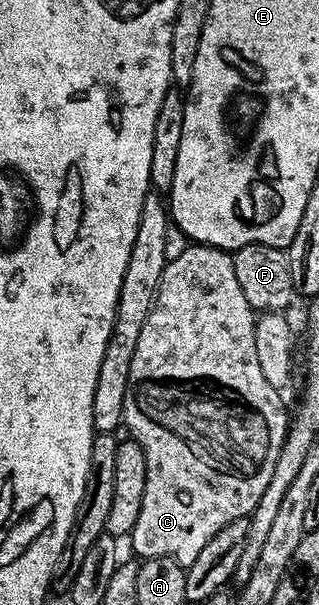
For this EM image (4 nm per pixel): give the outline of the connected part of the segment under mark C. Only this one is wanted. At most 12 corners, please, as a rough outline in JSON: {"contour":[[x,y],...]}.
{"contour":[[188,244],[141,328],[129,535],[185,568],[289,425],[234,257]]}

